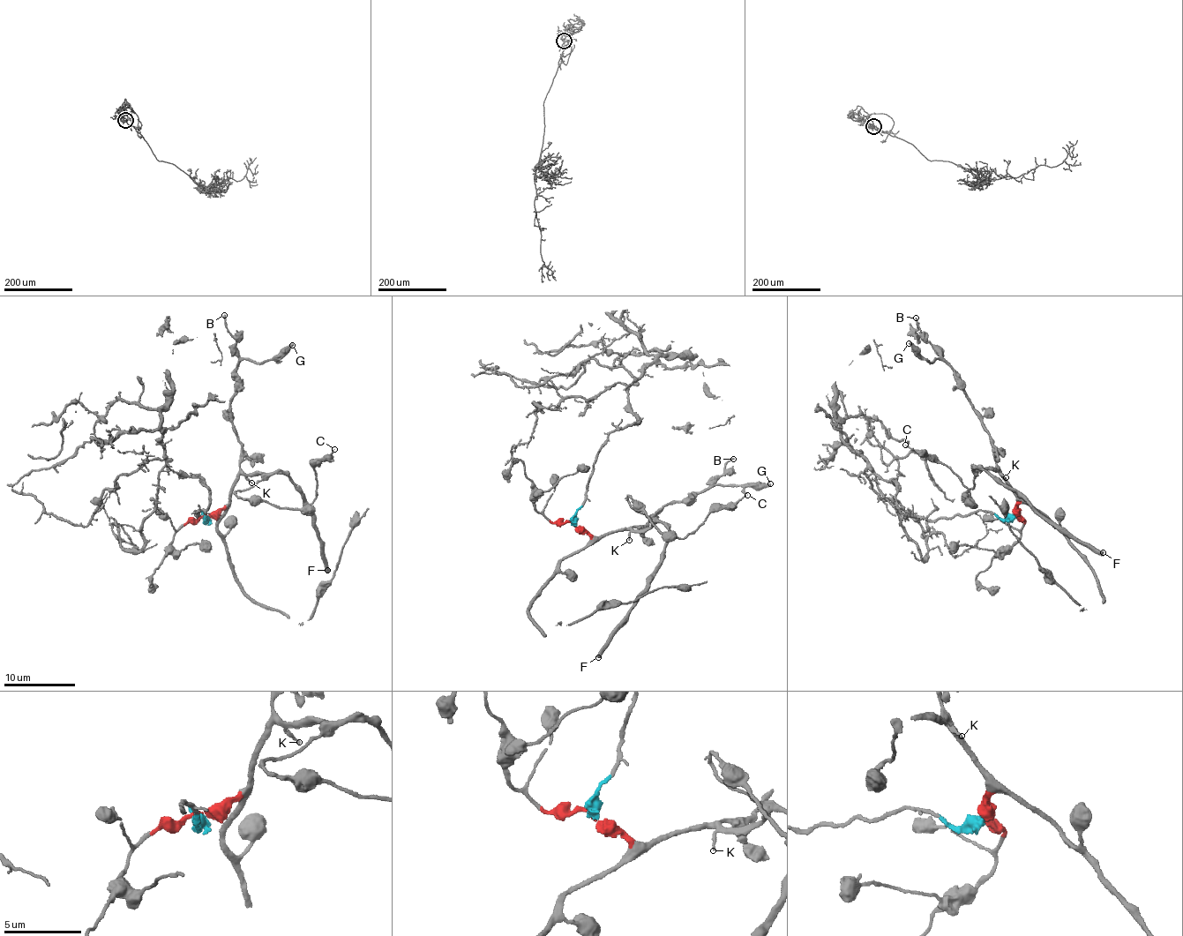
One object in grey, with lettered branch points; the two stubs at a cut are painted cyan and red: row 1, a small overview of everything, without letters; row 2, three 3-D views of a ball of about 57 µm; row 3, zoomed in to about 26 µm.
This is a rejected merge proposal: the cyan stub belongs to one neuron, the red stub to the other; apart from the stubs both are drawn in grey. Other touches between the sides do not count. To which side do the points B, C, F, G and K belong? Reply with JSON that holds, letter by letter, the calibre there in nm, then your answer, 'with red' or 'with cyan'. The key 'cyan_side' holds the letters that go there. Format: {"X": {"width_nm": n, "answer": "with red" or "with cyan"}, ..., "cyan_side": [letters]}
{"B": {"width_nm": 170, "answer": "with red"}, "C": {"width_nm": 100, "answer": "with red"}, "F": {"width_nm": 400, "answer": "with red"}, "G": {"width_nm": 320, "answer": "with red"}, "K": {"width_nm": 150, "answer": "with red"}, "cyan_side": []}

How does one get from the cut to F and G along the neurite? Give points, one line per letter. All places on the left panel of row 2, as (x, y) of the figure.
F: (205, 517), (226, 505), (240, 475), (287, 474), (307, 498), (318, 535), (325, 541), (324, 557), (327, 571)
G: (205, 517), (226, 505), (237, 476), (240, 442), (230, 411), (236, 370), (243, 359), (281, 359), (293, 344)

